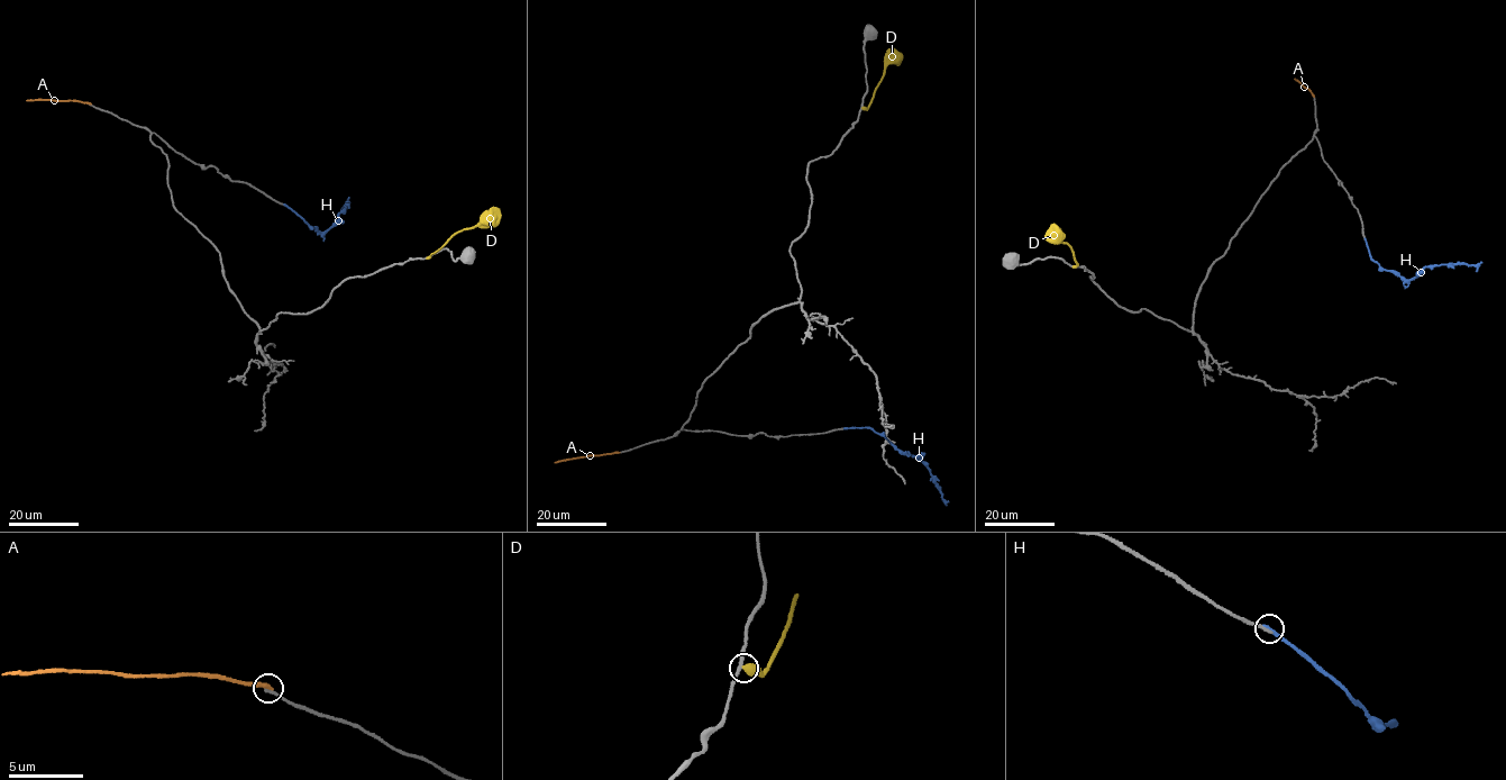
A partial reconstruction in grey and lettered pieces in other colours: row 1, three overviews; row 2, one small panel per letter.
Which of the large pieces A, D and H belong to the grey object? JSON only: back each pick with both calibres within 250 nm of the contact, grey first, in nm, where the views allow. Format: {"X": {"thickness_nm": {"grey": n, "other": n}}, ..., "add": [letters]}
{"add": []}

